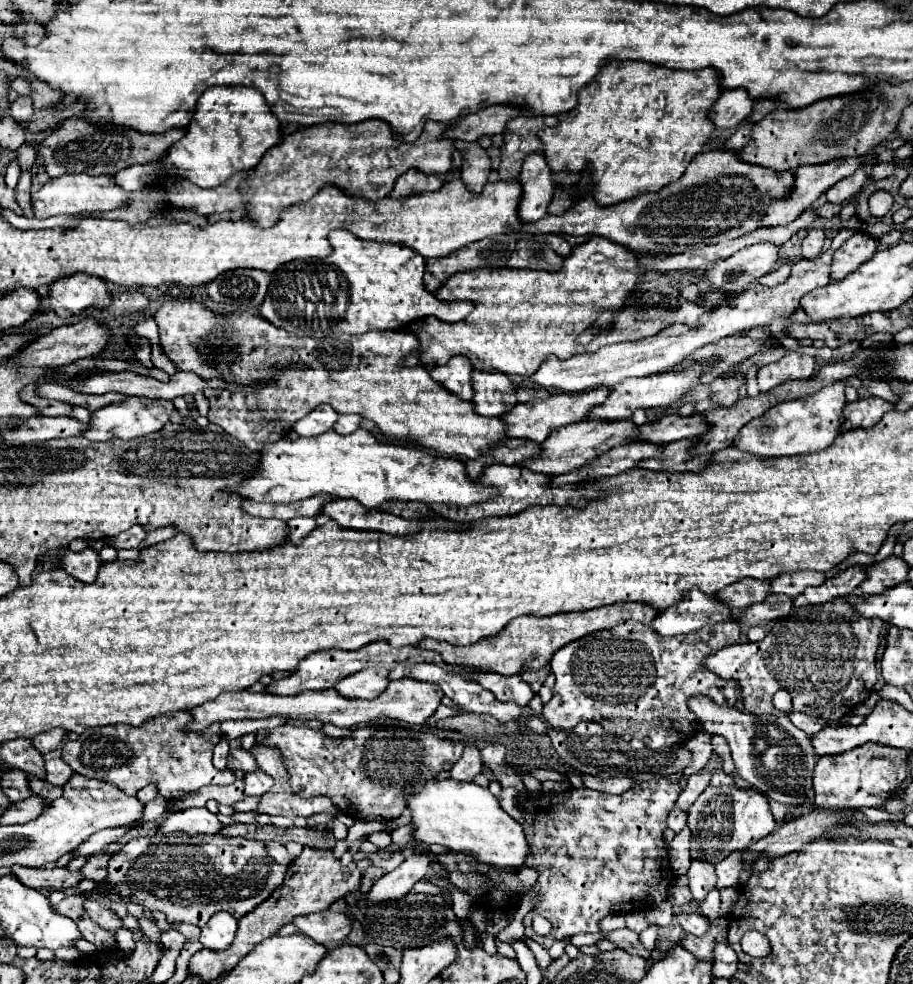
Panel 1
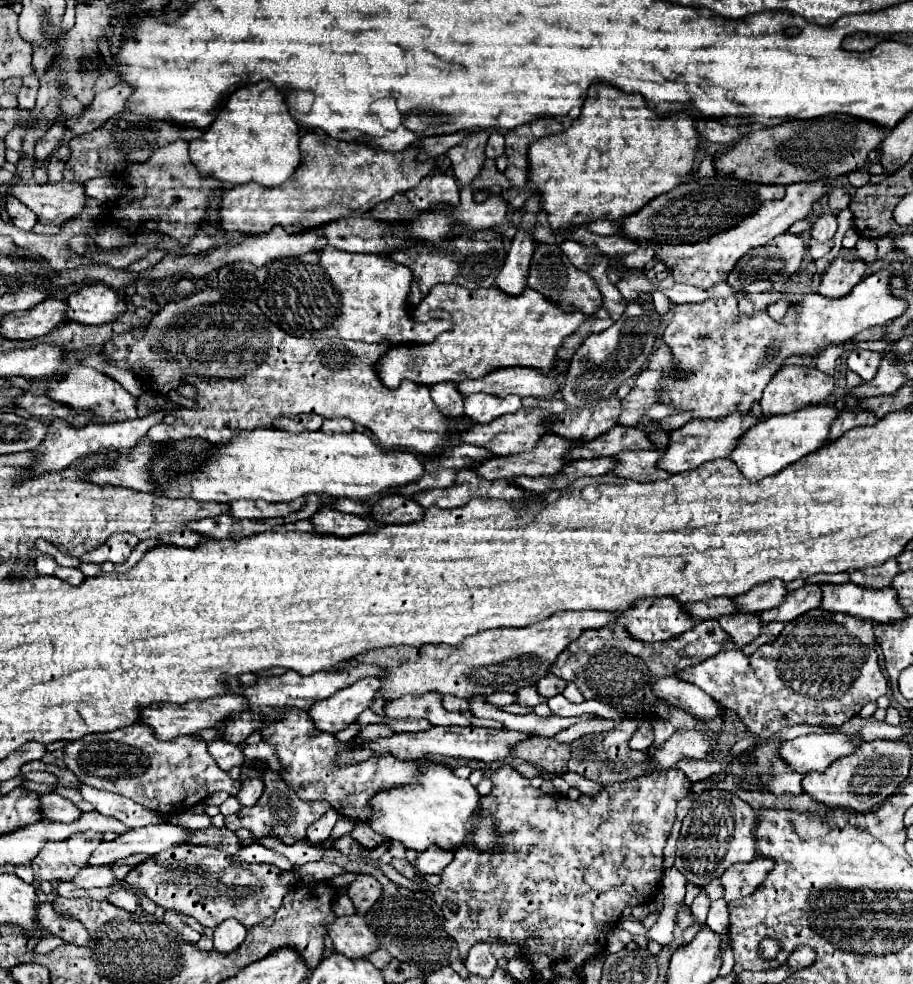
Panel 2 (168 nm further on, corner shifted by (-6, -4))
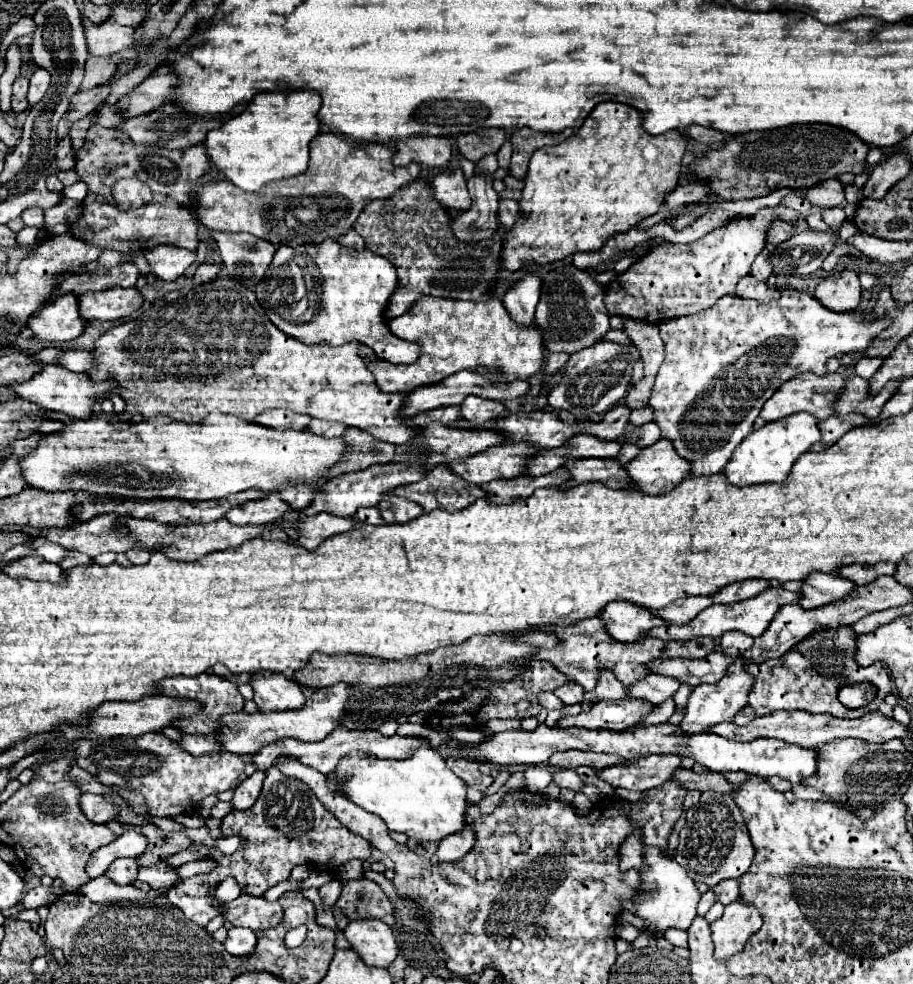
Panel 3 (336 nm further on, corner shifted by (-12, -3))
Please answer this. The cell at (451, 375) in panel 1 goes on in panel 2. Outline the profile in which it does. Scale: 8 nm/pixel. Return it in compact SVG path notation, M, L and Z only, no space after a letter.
M436 383L430 387L430 395L436 407L444 411L444 415L464 415L464 395L458 391L456 383Z

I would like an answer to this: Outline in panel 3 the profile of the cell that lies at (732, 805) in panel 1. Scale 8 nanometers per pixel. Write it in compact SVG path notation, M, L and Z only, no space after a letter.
M704 792L700 802L686 810L686 824L680 830L680 844L676 848L674 860L688 870L694 882L704 882L708 886L728 878L738 880L750 868L754 860L754 848L742 814L738 806L734 806L730 794Z

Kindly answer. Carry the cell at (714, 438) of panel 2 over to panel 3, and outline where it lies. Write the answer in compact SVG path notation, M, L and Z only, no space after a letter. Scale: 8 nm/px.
M662 438L628 462L626 472L630 482L634 482L634 490L642 494L662 494L690 476L690 466L684 458L678 458L674 446Z

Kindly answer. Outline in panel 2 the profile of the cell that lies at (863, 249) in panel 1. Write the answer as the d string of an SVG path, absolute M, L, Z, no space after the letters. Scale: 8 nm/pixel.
M856 255L836 257L822 275L818 293L826 297L848 295L852 287L864 279L864 271L866 271L866 261L862 261Z

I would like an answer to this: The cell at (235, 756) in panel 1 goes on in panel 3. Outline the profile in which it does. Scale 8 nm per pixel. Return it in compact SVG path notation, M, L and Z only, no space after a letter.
M184 734L178 742L178 746L192 754L192 756L202 756L206 752L212 752L212 750L220 750L222 746L218 746L218 740L214 734L210 736L204 736L204 734Z

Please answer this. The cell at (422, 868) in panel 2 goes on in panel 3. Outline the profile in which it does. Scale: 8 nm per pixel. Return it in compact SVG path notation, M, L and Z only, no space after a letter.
M466 824L458 834L450 834L450 838L444 838L438 844L436 858L440 862L454 862L458 858L464 858L466 852L470 852L474 846L474 828Z

